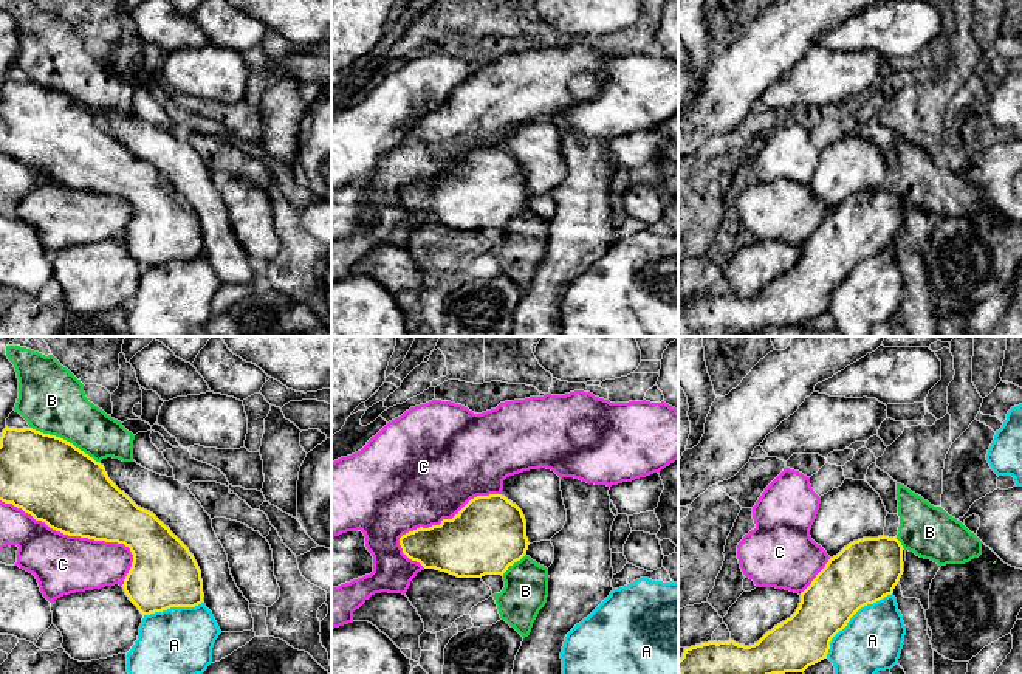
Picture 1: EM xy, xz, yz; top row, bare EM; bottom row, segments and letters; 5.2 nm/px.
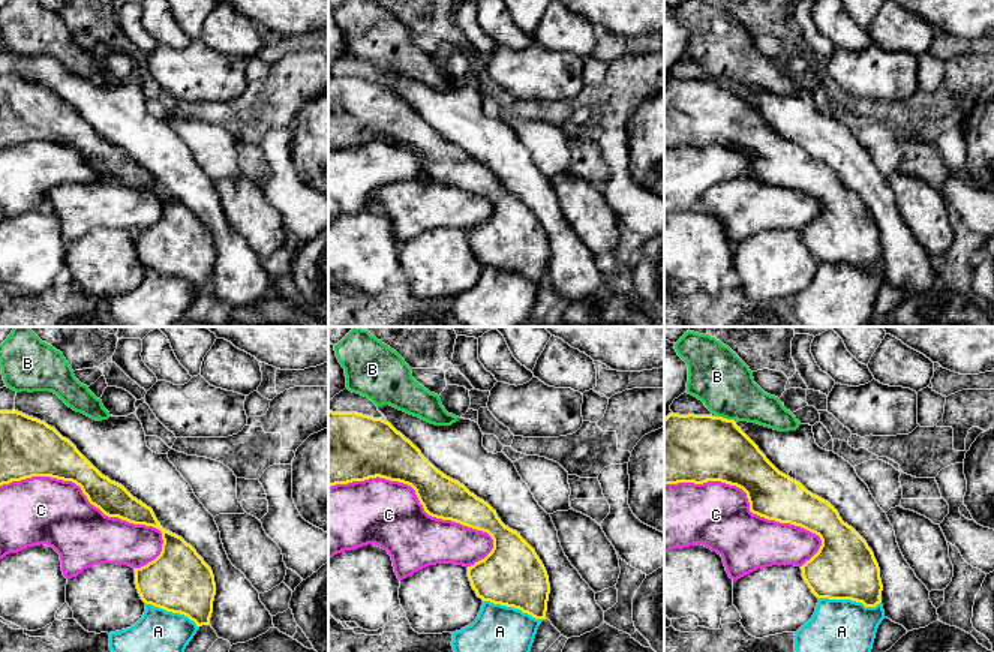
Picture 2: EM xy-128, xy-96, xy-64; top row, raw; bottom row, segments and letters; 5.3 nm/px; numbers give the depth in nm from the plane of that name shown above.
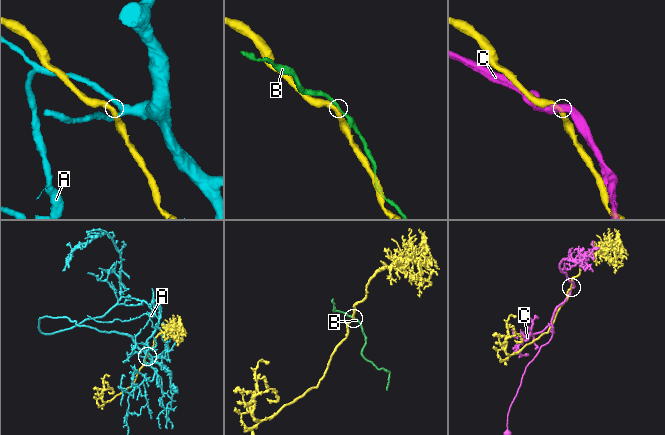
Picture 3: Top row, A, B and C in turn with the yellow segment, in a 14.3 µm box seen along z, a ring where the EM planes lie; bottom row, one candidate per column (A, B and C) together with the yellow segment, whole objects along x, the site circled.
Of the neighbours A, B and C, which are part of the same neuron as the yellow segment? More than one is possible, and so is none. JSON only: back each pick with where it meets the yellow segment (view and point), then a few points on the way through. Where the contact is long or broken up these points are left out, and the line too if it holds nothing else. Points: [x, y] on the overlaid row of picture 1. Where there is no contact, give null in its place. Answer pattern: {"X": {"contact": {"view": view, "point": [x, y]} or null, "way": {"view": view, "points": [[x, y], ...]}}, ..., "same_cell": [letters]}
{"same_cell": []}

